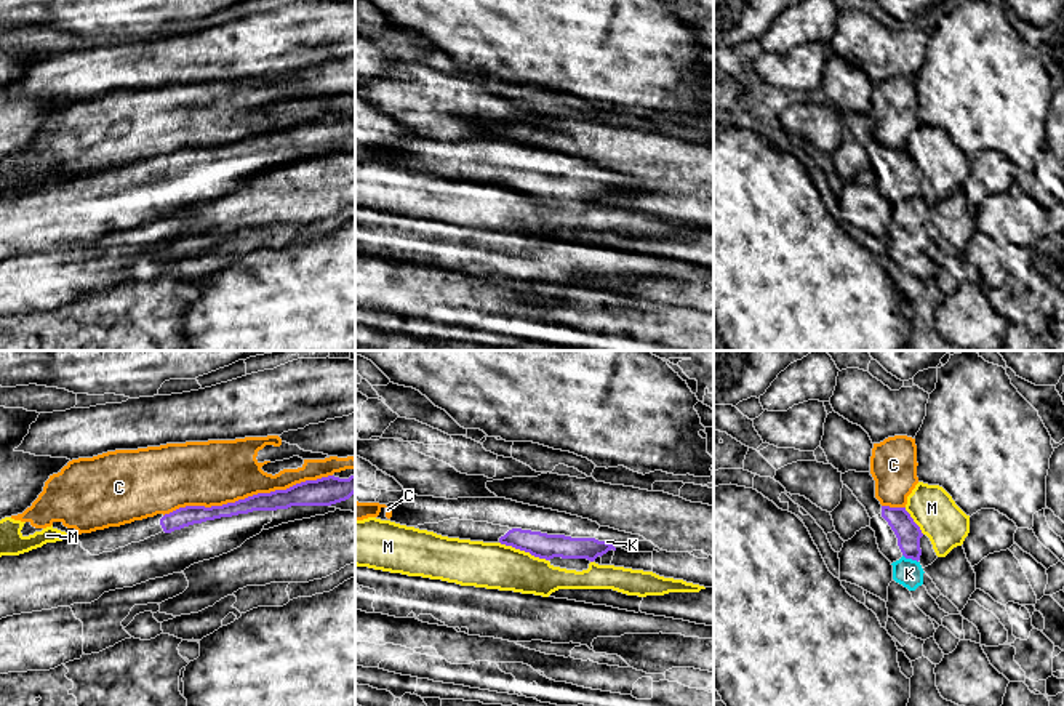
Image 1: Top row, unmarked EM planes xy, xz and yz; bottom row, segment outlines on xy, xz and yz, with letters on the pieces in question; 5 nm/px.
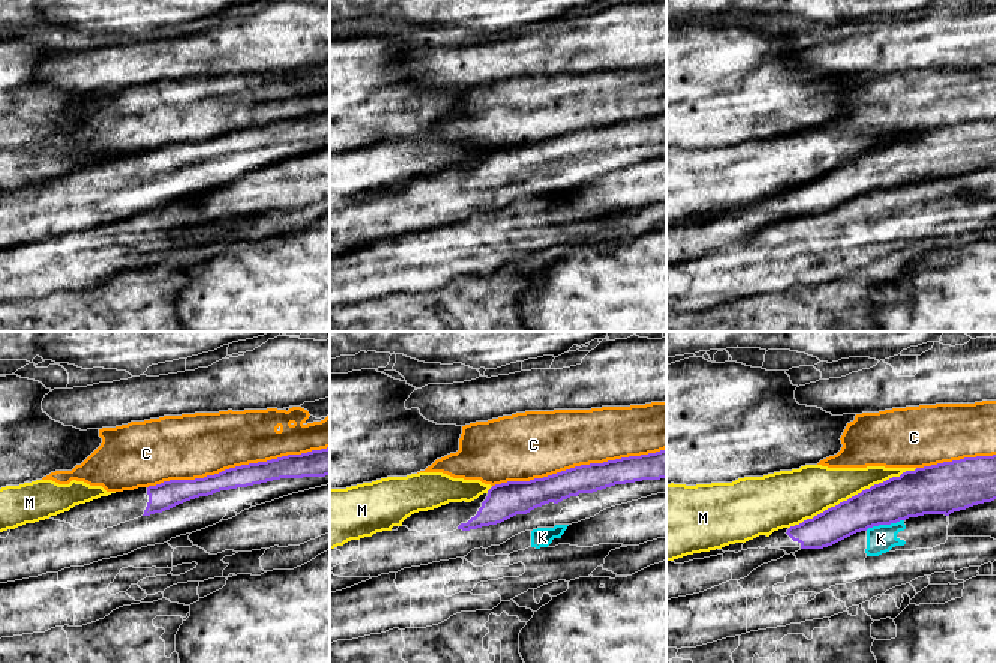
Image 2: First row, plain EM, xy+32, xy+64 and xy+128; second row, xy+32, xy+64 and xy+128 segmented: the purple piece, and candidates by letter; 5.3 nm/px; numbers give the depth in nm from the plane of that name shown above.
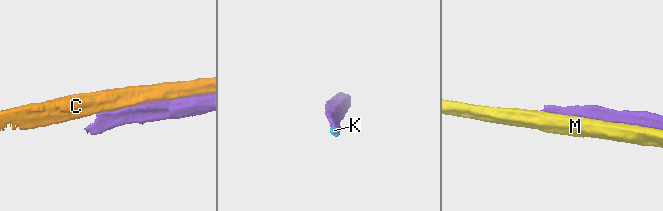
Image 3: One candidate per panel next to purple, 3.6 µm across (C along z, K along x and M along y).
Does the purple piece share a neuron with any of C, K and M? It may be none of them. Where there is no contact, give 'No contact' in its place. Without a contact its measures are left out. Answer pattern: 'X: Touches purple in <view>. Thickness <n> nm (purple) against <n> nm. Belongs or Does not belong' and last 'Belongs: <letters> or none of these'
C: Touches purple in xy. Thickness 110 nm (purple) against 320 nm. Does not belong
K: Touches purple in yz. Thickness 120 nm (purple) against 140 nm. Does not belong
M: Touches purple in xz. Thickness 130 nm (purple) against 240 nm. Does not belong
Belongs: none of these

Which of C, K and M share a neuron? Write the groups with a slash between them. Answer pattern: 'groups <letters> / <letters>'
groups C / K / M

